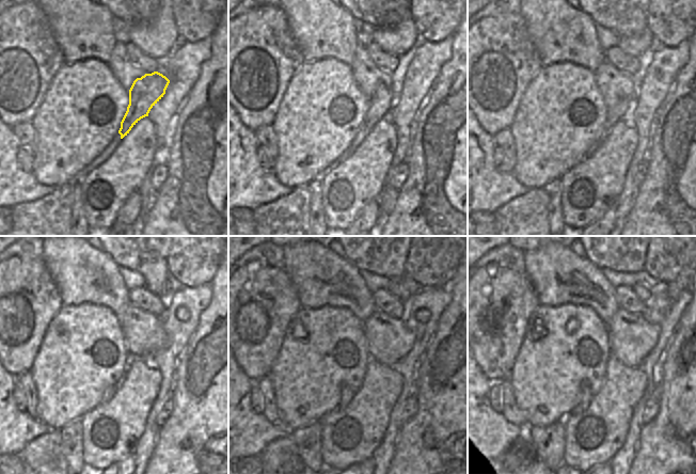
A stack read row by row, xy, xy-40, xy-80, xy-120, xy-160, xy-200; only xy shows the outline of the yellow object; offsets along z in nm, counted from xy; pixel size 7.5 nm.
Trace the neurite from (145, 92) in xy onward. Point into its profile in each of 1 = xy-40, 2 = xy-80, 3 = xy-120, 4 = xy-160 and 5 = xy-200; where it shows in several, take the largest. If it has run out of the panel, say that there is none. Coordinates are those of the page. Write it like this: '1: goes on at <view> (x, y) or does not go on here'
1: goes on at xy-40 (380, 104)
2: goes on at xy-80 (621, 110)
3: goes on at xy-120 (110, 392)
4: goes on at xy-160 (347, 393)
5: goes on at xy-200 (586, 395)

